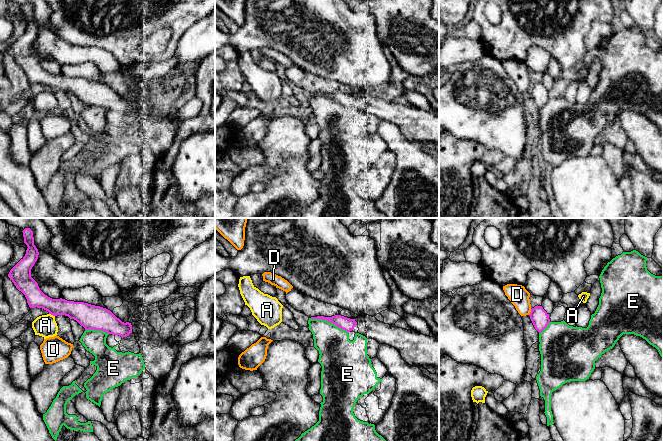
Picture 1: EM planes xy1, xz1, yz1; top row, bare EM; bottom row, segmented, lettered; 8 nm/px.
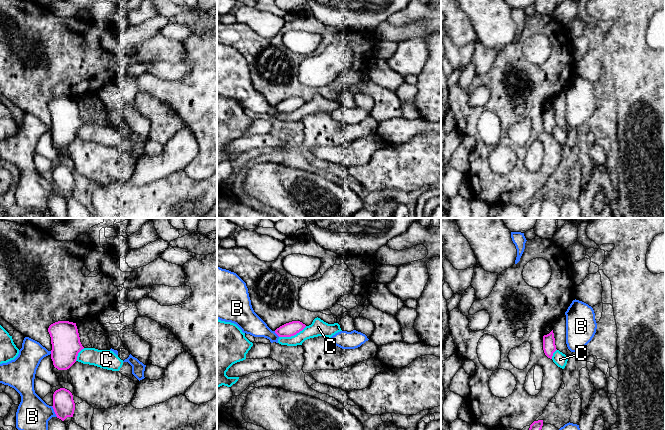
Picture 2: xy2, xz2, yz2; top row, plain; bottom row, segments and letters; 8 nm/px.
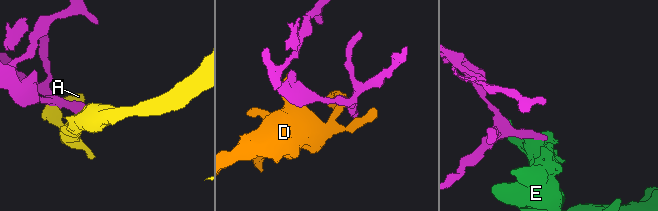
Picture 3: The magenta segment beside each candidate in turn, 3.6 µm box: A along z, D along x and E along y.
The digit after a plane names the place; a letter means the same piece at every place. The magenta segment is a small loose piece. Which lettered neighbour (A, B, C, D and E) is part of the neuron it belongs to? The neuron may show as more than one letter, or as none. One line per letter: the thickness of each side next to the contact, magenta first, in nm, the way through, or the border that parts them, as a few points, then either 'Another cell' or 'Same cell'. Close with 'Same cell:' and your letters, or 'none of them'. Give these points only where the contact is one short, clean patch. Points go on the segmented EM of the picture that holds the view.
A: Thickness 170 nm (magenta) against 170 nm. Boundary: xy1 (49, 313), (54, 316). Another cell
B: Thickness 180 nm (magenta) against 260 nm. Another cell
C: Thickness 110 nm (magenta) against 130 nm. Boundary: xz2 (306, 326), (293, 335), (279, 337). Another cell
D: Thickness 140 nm (magenta) against 160 nm. Another cell
E: Thickness 110 nm (magenta) against 280 nm. Boundary: xz1 (310, 318), (325, 319), (347, 332). Another cell
Same cell: none of them

